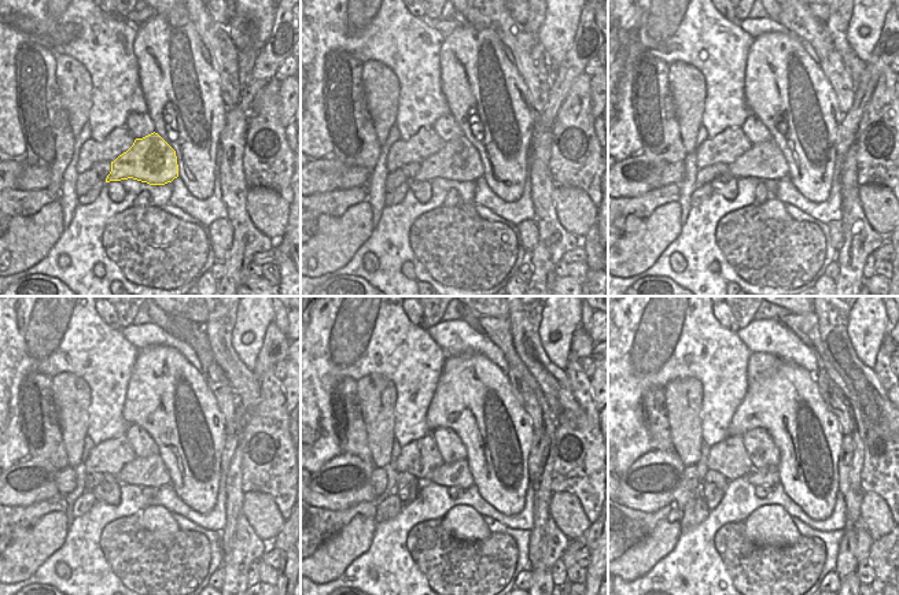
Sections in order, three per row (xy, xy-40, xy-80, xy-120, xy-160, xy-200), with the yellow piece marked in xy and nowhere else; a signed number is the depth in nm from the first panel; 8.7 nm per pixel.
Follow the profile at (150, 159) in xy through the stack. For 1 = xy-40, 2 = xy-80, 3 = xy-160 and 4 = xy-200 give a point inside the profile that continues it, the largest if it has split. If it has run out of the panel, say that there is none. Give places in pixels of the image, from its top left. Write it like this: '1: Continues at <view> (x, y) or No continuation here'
1: Continues at xy-40 (457, 161)
2: Continues at xy-80 (765, 161)
3: Continues at xy-160 (457, 475)
4: Continues at xy-200 (769, 476)

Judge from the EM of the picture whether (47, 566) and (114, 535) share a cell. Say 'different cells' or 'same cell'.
different cells

